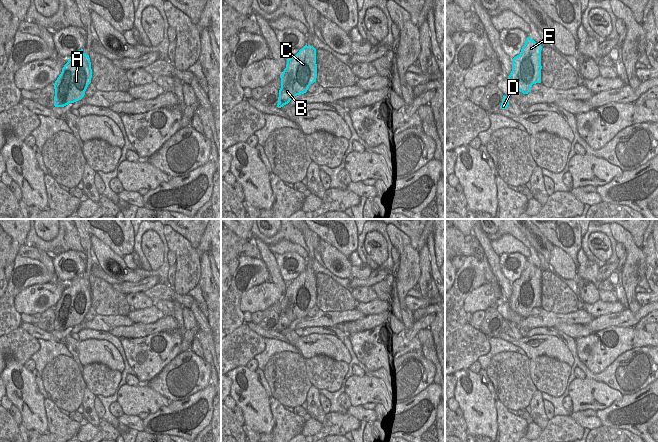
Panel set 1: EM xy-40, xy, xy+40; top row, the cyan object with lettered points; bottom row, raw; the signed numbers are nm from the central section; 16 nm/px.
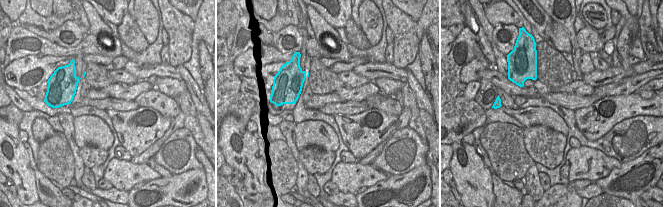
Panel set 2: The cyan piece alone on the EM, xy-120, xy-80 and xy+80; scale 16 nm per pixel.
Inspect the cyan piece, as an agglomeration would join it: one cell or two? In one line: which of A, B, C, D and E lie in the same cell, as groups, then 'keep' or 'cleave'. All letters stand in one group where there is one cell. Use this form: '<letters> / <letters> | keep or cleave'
A B C D E | keep

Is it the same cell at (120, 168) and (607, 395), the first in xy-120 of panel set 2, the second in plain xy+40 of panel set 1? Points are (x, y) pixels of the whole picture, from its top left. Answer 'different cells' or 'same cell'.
same cell

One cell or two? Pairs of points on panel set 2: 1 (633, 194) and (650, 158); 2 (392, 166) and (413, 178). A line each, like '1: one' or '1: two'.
1: one
2: two

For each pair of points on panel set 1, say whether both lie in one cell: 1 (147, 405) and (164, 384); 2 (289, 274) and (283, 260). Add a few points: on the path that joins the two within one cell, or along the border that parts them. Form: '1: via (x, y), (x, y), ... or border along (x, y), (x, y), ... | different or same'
1: border along (147, 382), (151, 388), (170, 401) | different
2: via (287, 271), (287, 266), (284, 263) | same

